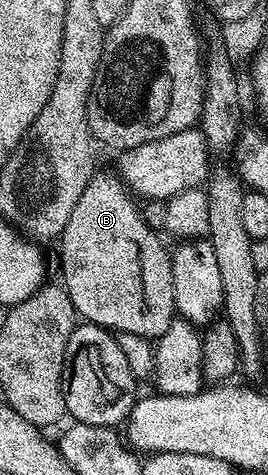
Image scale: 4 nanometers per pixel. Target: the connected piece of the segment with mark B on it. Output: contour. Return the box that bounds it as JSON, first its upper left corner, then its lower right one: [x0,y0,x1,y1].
[58,173,177,340]

